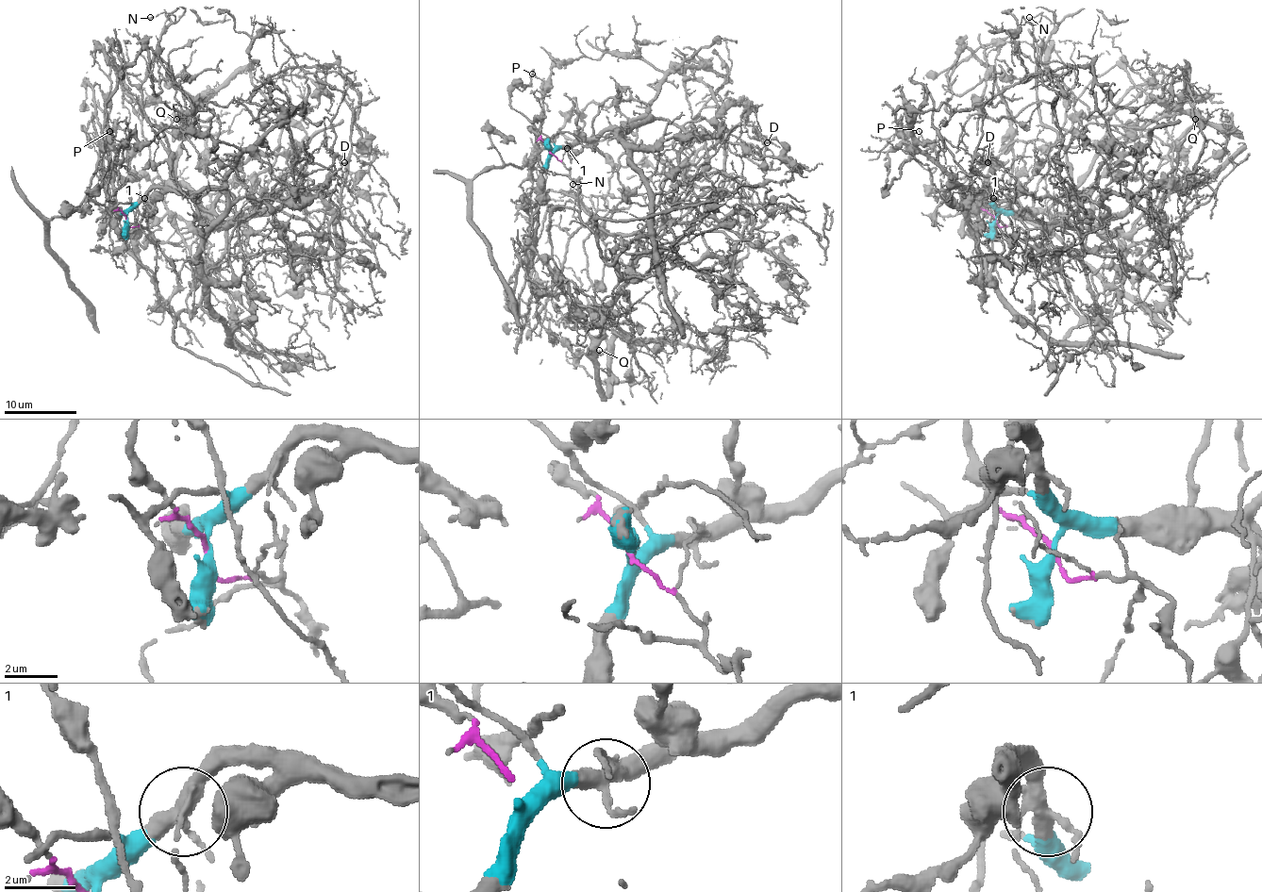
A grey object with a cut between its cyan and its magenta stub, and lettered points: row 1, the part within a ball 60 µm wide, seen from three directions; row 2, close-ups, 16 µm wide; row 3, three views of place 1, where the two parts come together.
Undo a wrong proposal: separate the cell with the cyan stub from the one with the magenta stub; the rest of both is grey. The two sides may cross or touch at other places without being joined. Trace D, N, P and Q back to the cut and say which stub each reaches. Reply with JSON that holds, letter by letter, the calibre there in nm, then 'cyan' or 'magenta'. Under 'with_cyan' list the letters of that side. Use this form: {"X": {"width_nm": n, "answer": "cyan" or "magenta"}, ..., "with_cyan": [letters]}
{"D": {"width_nm": 150, "answer": "magenta"}, "N": {"width_nm": 160, "answer": "magenta"}, "P": {"width_nm": 150, "answer": "cyan"}, "Q": {"width_nm": 140, "answer": "cyan"}, "with_cyan": ["P", "Q"]}

